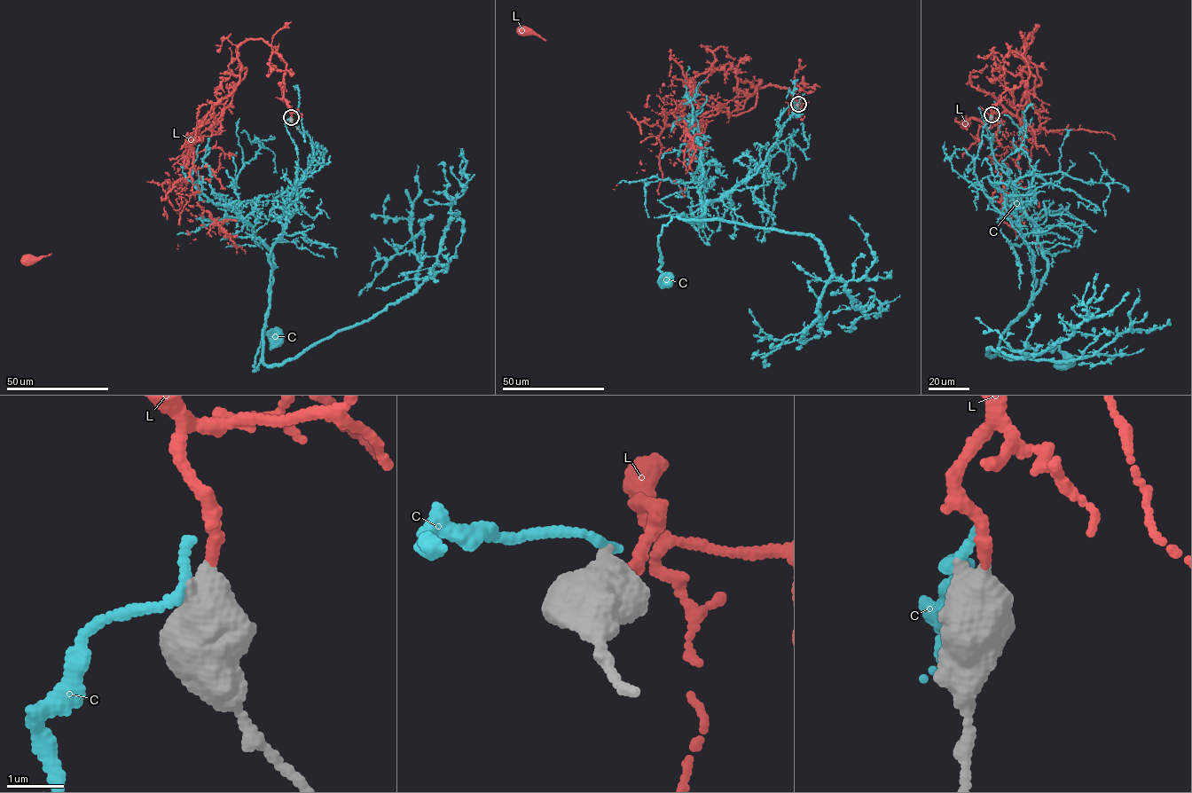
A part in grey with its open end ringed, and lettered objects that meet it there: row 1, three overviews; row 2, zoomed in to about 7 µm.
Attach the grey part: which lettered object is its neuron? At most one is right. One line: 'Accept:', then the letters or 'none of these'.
Accept: L

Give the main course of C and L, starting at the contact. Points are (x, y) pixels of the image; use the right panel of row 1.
C: (991, 115), (974, 175), (1018, 227), (1035, 281), (1030, 306), (997, 352), (1024, 359), (1057, 348), (1067, 363)
L: (992, 114), (1027, 79), (1030, 34), (1025, 56), (1041, 83), (1026, 98), (1020, 140), (992, 153), (966, 124)

